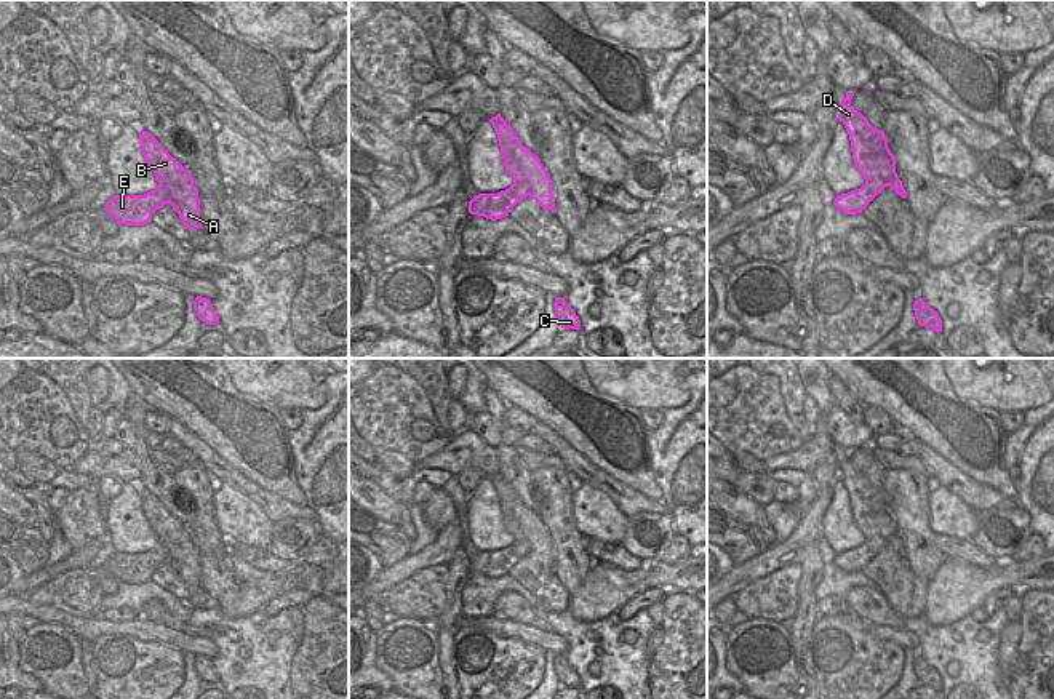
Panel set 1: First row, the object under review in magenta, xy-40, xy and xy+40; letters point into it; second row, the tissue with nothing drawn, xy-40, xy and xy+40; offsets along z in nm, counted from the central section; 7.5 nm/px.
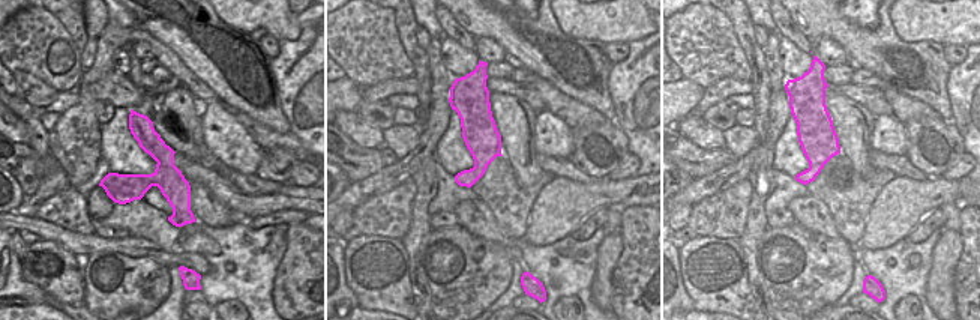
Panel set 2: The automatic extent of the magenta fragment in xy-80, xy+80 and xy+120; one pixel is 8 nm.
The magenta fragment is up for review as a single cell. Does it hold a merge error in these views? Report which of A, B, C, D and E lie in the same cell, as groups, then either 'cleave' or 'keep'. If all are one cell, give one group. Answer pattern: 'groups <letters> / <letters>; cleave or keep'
groups A B C / D E; cleave

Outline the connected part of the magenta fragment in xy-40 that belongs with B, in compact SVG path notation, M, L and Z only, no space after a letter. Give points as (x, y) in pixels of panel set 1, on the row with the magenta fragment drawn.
M139 131L141 150L150 170L171 195L171 206L187 229L203 229L200 224L198 189L187 168L173 158L147 131Z

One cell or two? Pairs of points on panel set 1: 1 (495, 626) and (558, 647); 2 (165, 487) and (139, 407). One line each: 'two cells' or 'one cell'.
1: one cell
2: one cell

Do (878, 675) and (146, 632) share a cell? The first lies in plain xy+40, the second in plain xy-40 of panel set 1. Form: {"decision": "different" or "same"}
{"decision": "different"}

